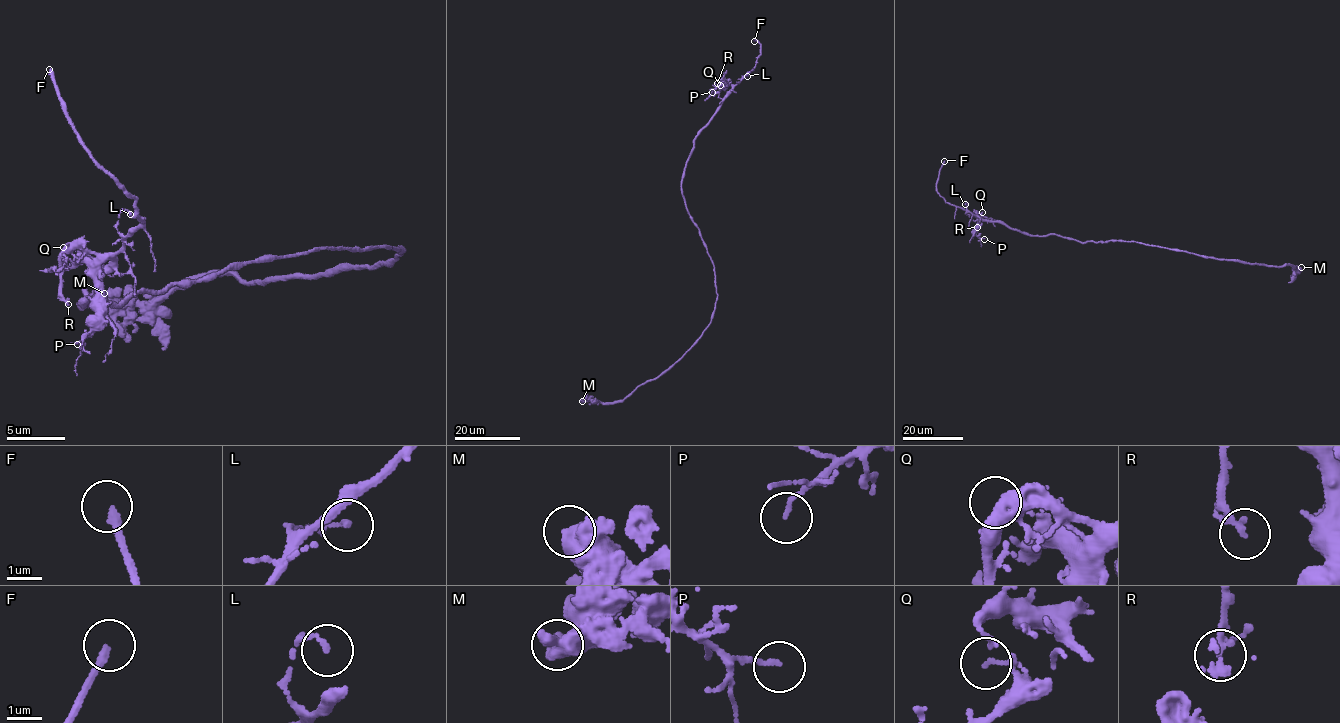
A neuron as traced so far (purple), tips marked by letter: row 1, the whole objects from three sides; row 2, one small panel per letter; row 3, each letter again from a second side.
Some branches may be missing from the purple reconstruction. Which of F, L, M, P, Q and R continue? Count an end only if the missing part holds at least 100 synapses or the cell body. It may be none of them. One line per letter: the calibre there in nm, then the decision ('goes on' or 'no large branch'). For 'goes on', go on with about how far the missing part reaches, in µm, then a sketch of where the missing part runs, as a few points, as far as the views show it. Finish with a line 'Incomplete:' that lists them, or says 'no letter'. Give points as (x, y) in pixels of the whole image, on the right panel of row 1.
F: 220 nm thick; goes on; about 25 µm are missing; missing branch runs (944, 161), (947, 132), (934, 99)
L: 130 nm thick; no large branch
M: 600 nm thick; no large branch
P: 120 nm thick; no large branch
Q: 100 nm thick; no large branch
R: 150 nm thick; no large branch
Incomplete: F

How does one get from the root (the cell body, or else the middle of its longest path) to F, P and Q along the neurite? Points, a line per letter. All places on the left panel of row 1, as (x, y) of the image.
F: (231, 266), (117, 304), (86, 291), (87, 304), (77, 308), (143, 220), (84, 145), (49, 69)
P: (231, 266), (117, 304), (86, 291), (87, 304), (77, 308), (107, 257), (98, 266), (93, 325), (77, 344)
Q: (231, 266), (117, 304), (86, 291), (87, 304), (77, 308), (102, 271), (74, 265), (78, 253), (63, 247)

